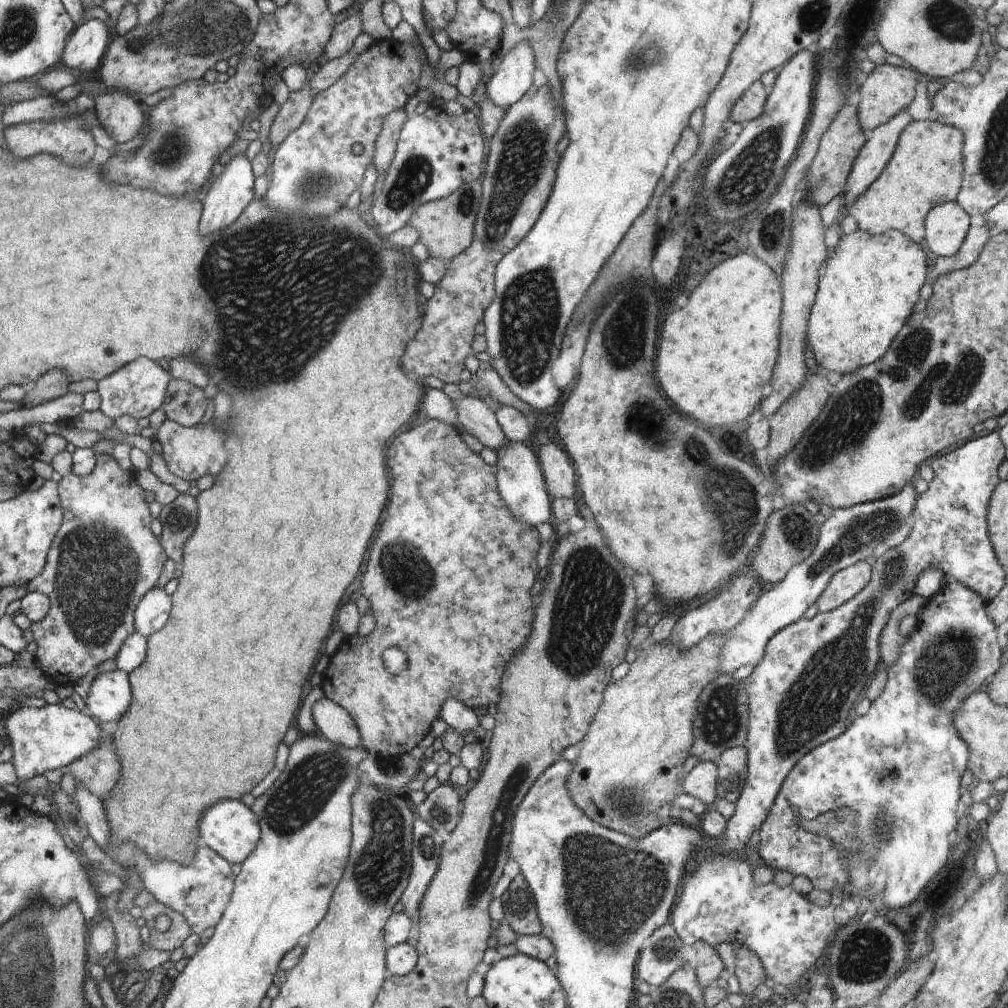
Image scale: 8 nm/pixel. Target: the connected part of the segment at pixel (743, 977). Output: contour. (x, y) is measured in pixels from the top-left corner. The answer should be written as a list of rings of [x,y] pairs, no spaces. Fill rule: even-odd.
[[[741,947],[735,952],[735,972],[741,993],[750,994],[758,984],[766,982],[767,974],[760,959],[749,948]]]

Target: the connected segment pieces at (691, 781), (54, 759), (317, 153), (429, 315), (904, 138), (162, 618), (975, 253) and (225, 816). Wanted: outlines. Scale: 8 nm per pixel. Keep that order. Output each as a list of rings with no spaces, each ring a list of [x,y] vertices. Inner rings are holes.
[[[700,761],[683,778],[681,790],[698,798],[707,808],[710,808],[718,800],[717,780],[717,766],[712,761]]]
[[[62,704],[20,707],[8,715],[4,726],[13,754],[11,762],[16,774],[24,781],[48,771],[67,767],[74,760],[99,747],[101,739],[101,730],[94,717]]]
[[[416,37],[413,43],[393,39],[379,40],[361,52],[348,67],[346,74],[330,85],[330,88],[314,96],[306,118],[294,129],[277,148],[272,160],[270,185],[263,197],[265,204],[278,208],[286,216],[301,216],[307,219],[332,216],[336,210],[345,206],[349,196],[360,189],[366,168],[373,164],[376,152],[375,142],[382,130],[383,118],[391,112],[404,109],[411,96],[416,95],[420,70],[422,70],[422,52],[424,51]],[[352,146],[363,146],[361,154],[354,154]]]
[[[547,84],[533,87],[532,97],[522,97],[508,108],[500,121],[497,131],[490,140],[490,152],[486,158],[486,166],[482,173],[481,201],[474,225],[472,244],[458,256],[447,263],[446,274],[438,284],[431,298],[422,301],[421,327],[414,338],[406,344],[404,356],[400,358],[404,370],[413,377],[422,380],[425,376],[434,376],[444,384],[458,385],[460,372],[465,369],[464,360],[470,356],[470,347],[474,340],[474,327],[482,322],[484,311],[495,295],[495,272],[497,264],[532,230],[534,224],[547,203],[552,192],[561,156],[556,151],[556,144],[564,136],[565,122],[562,108],[552,99],[552,89]]]
[[[934,117],[927,121],[910,121],[899,136],[896,148],[890,162],[880,173],[880,176],[867,188],[862,196],[850,207],[846,214],[850,214],[860,231],[871,235],[881,235],[889,230],[900,231],[904,236],[912,239],[913,243],[922,245],[925,240],[925,218],[928,211],[939,204],[954,201],[960,192],[963,181],[963,132],[949,124],[942,124]]]
[[[151,588],[138,602],[135,608],[135,630],[148,638],[158,629],[164,628],[170,616],[170,595],[163,588]]]
[[[986,222],[980,227],[970,226],[962,246],[954,256],[936,258],[934,266],[928,270],[928,282],[934,282],[946,273],[959,271],[974,264],[978,260],[986,241],[992,236],[990,232],[992,231],[989,230]]]
[[[223,800],[208,807],[199,822],[201,843],[208,845],[214,852],[224,857],[231,865],[242,864],[256,848],[261,830],[258,817],[252,809],[239,800]]]

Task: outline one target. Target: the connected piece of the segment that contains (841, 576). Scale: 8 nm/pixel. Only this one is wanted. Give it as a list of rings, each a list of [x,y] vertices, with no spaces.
[[[868,560],[858,561],[838,571],[815,602],[818,613],[830,612],[854,598],[870,582],[871,576],[871,561]]]

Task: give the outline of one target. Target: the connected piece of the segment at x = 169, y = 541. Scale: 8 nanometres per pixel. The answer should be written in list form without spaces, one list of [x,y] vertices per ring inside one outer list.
[[[180,493],[174,502],[162,507],[157,518],[162,523],[163,530],[158,538],[159,543],[167,558],[180,568],[184,545],[194,532],[198,518],[197,498]]]

